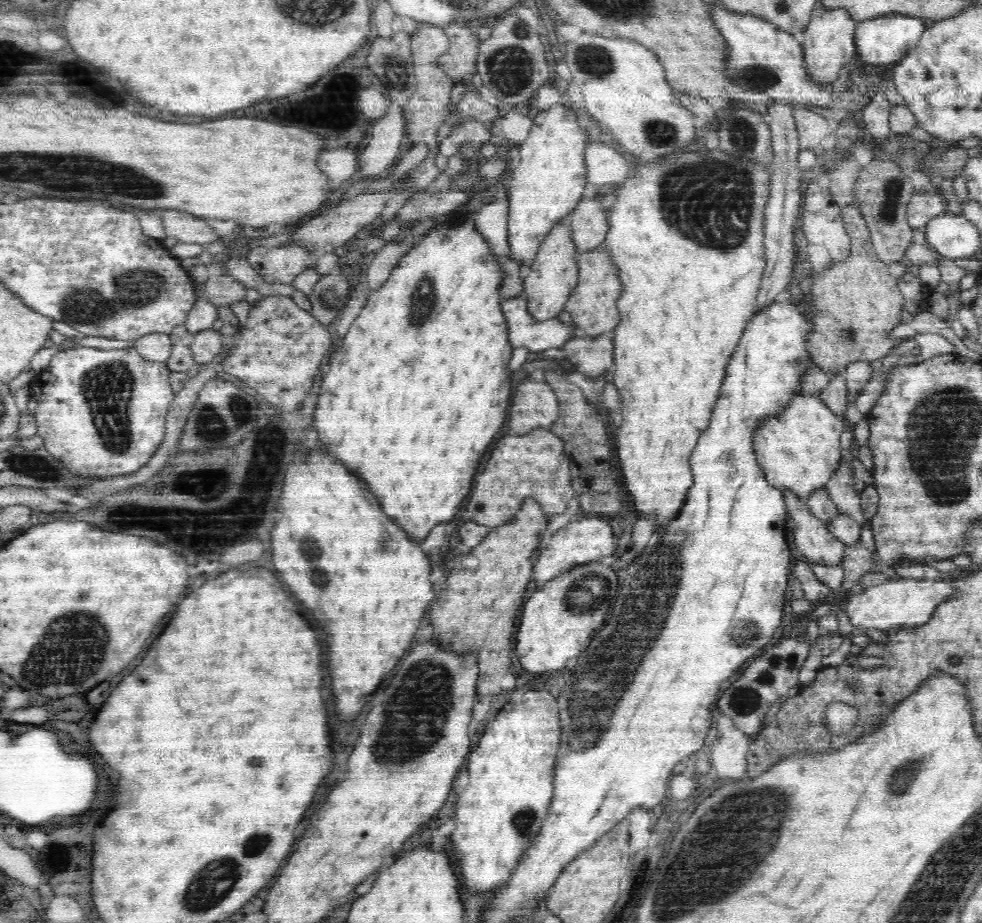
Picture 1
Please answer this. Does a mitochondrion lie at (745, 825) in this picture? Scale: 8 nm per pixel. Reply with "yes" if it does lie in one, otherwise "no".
yes

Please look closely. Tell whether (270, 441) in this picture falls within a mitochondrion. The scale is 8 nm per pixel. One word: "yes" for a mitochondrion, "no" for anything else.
yes

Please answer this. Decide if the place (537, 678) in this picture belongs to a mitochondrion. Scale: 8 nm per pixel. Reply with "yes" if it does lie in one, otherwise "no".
no

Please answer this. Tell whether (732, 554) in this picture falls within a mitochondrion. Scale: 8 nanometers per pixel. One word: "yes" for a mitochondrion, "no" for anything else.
no

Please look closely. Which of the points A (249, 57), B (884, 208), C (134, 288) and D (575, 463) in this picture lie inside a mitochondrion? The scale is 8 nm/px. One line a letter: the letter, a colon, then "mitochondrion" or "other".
A: other
B: mitochondrion
C: mitochondrion
D: other

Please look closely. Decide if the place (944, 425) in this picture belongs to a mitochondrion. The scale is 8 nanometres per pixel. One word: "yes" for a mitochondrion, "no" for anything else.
yes

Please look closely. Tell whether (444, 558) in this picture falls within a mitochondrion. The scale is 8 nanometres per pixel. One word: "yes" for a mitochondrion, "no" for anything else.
no

